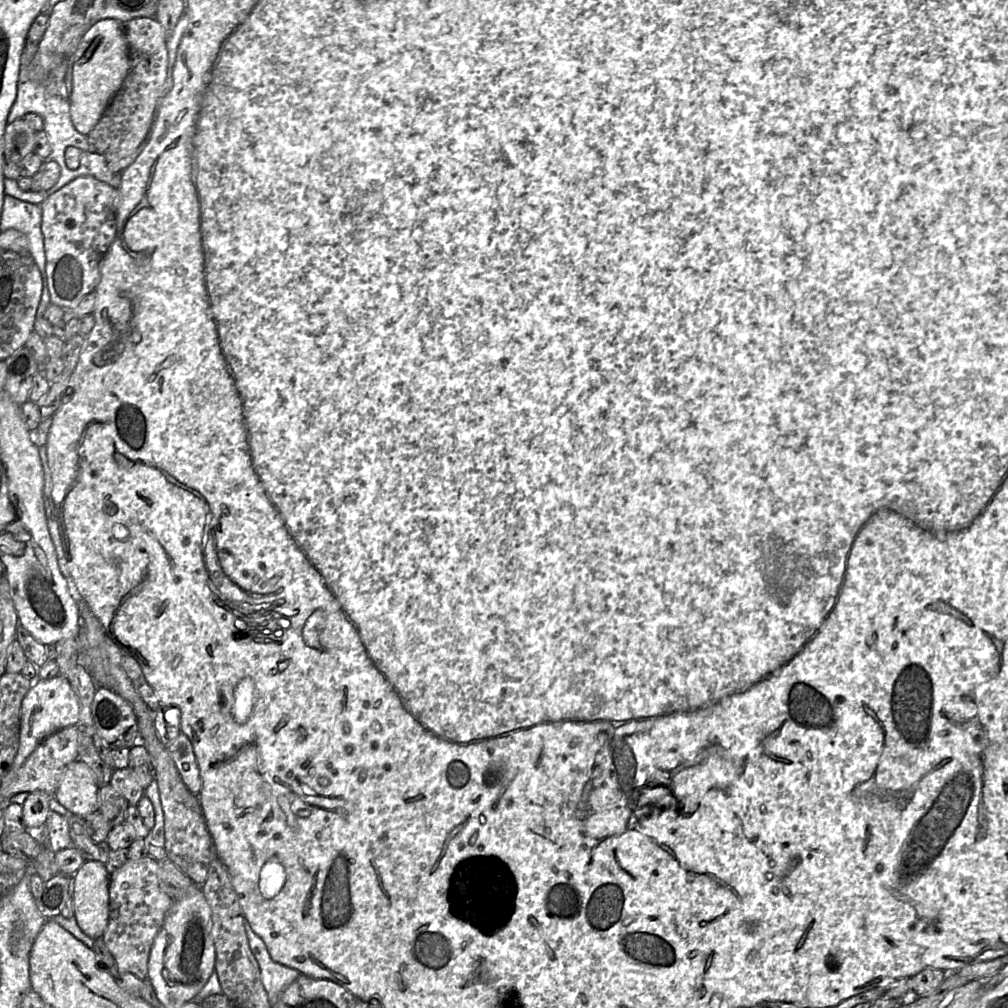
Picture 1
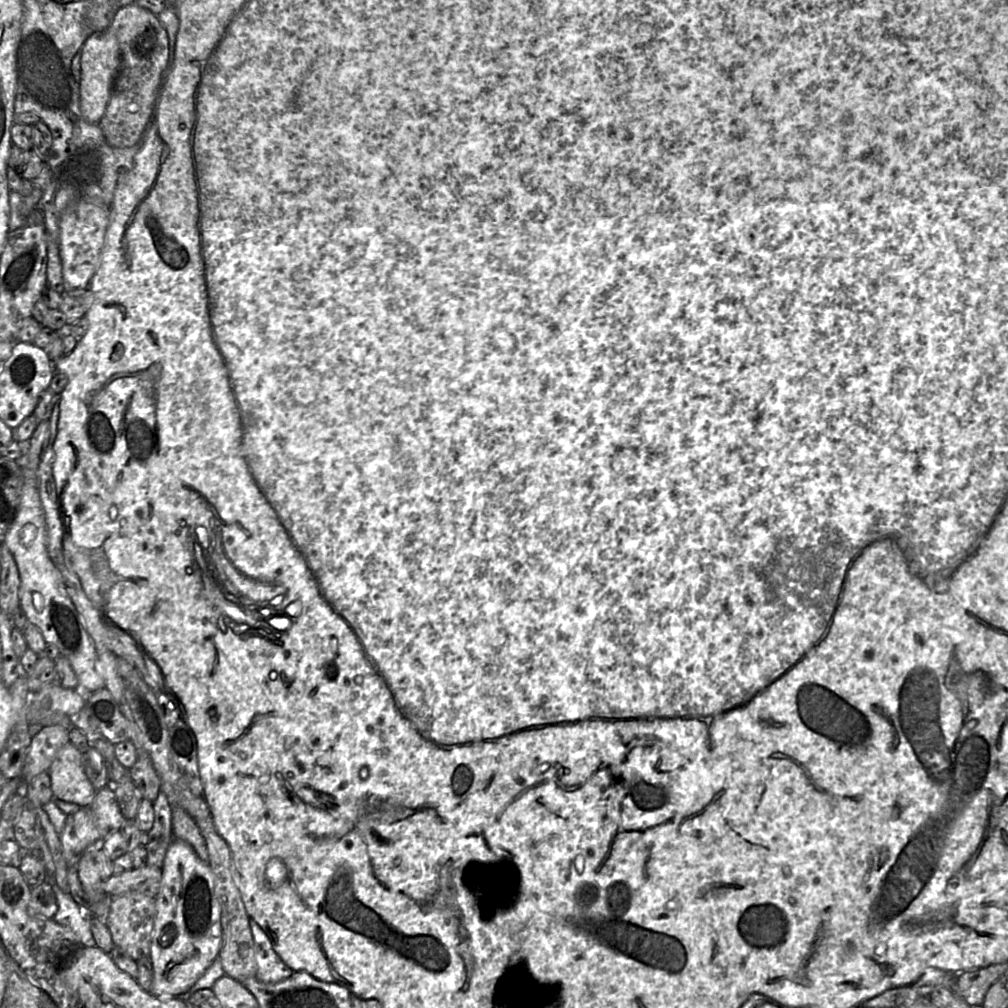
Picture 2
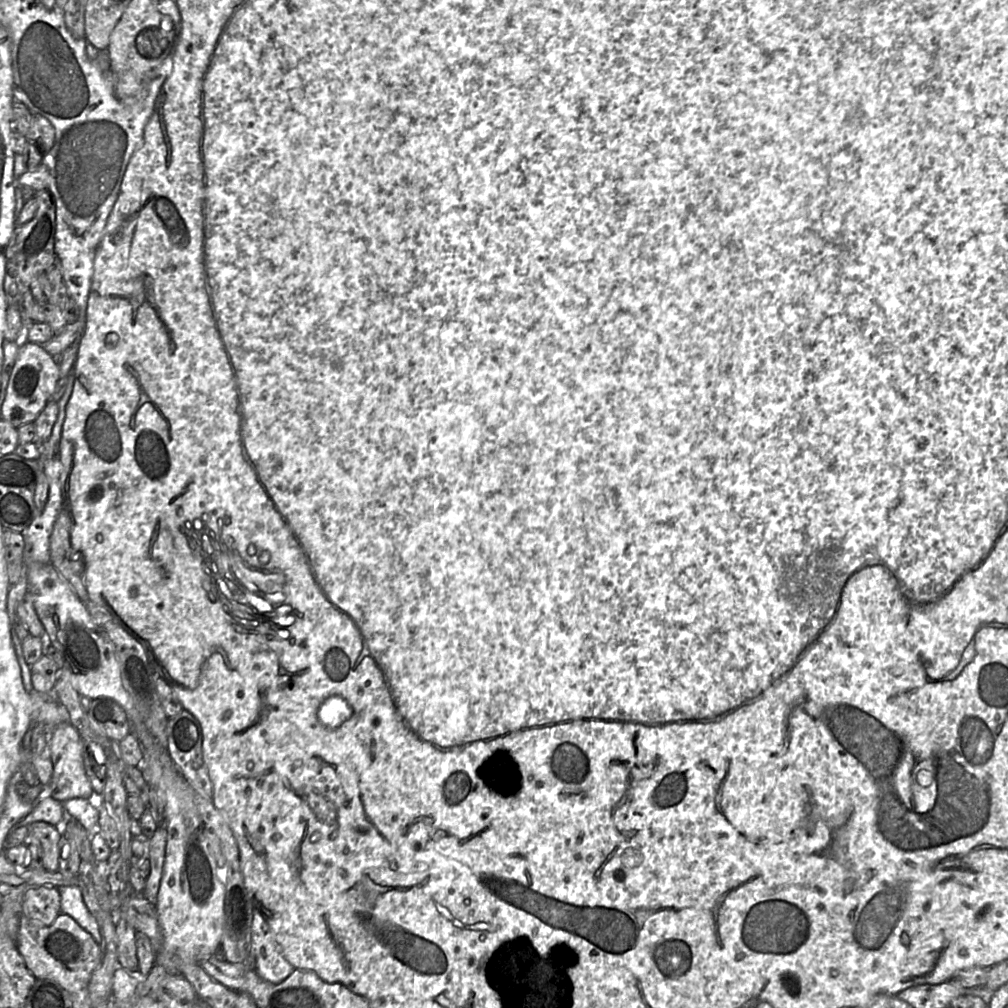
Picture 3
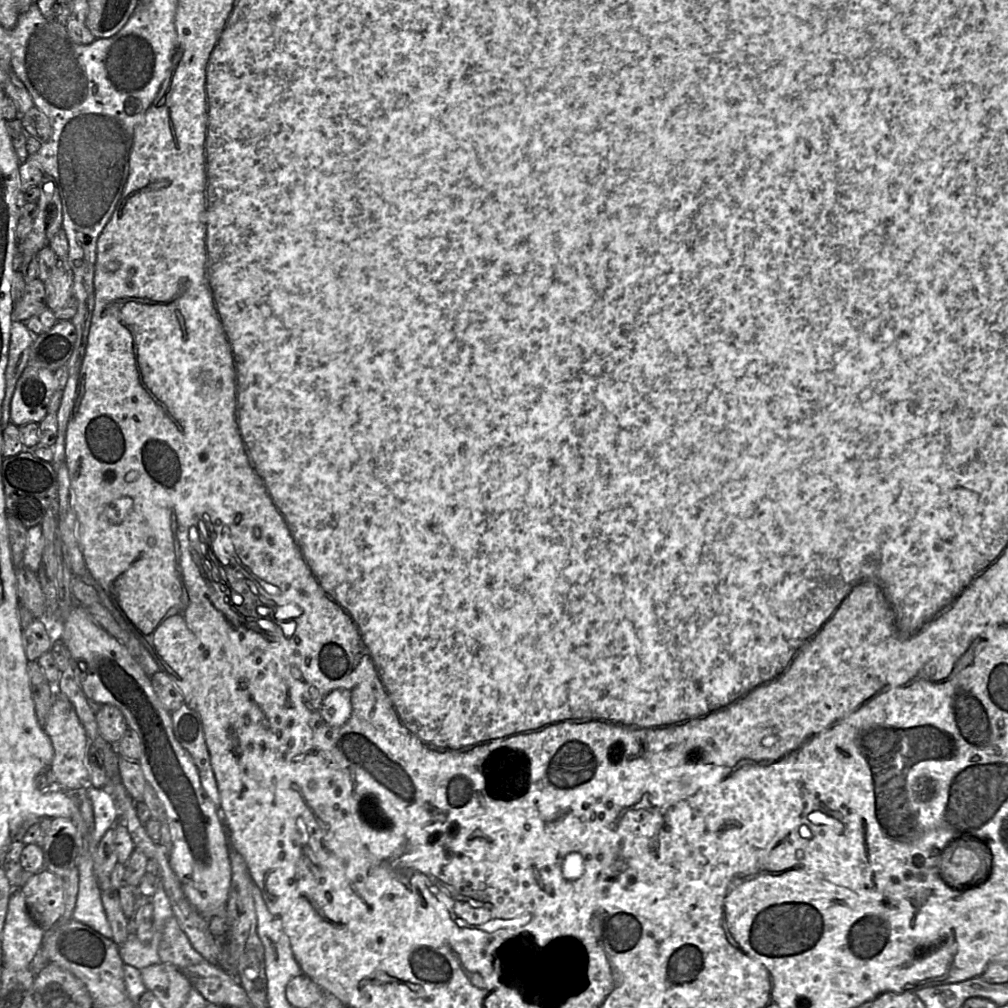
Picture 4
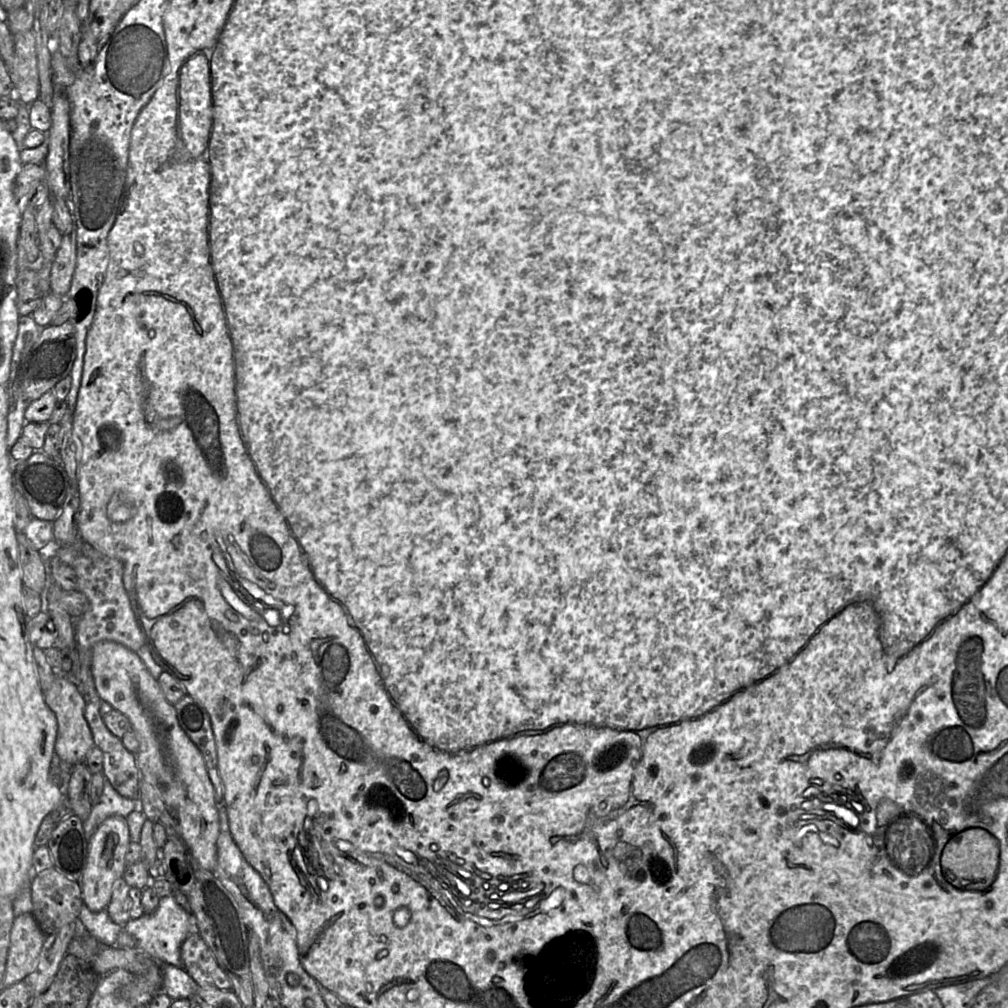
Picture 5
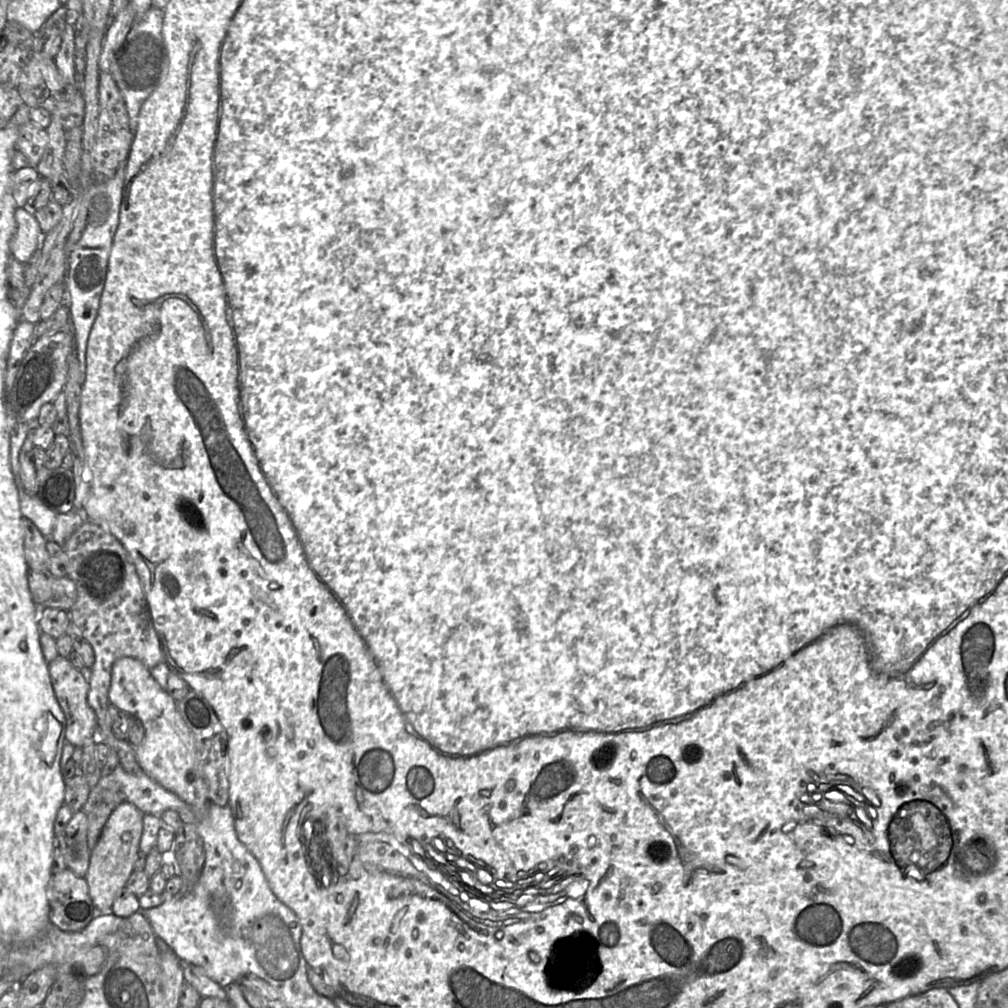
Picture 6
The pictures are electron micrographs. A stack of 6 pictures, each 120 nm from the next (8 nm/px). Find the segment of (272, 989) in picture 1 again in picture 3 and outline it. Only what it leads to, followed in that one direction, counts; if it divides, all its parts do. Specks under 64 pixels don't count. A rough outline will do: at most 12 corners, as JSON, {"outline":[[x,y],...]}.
{"outline":[[258,910],[252,921],[255,972],[270,983],[295,970]]}

